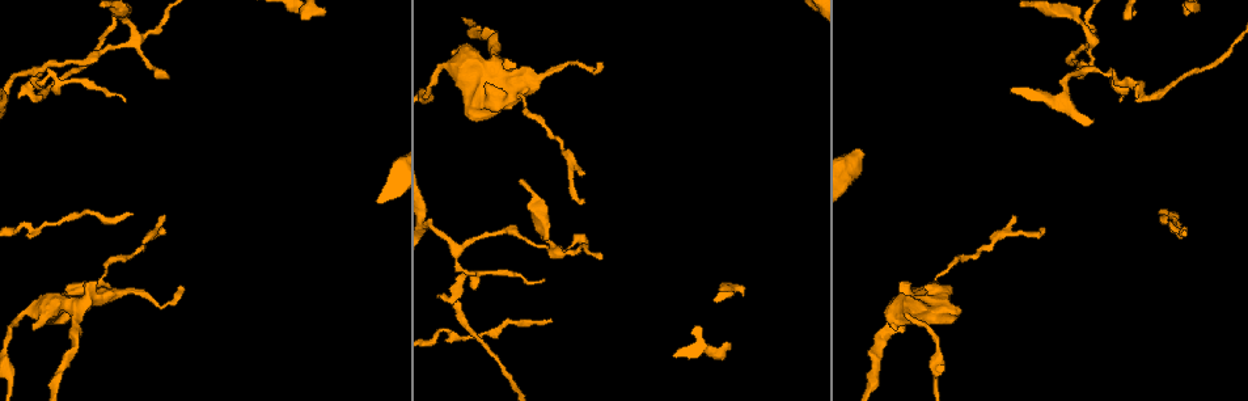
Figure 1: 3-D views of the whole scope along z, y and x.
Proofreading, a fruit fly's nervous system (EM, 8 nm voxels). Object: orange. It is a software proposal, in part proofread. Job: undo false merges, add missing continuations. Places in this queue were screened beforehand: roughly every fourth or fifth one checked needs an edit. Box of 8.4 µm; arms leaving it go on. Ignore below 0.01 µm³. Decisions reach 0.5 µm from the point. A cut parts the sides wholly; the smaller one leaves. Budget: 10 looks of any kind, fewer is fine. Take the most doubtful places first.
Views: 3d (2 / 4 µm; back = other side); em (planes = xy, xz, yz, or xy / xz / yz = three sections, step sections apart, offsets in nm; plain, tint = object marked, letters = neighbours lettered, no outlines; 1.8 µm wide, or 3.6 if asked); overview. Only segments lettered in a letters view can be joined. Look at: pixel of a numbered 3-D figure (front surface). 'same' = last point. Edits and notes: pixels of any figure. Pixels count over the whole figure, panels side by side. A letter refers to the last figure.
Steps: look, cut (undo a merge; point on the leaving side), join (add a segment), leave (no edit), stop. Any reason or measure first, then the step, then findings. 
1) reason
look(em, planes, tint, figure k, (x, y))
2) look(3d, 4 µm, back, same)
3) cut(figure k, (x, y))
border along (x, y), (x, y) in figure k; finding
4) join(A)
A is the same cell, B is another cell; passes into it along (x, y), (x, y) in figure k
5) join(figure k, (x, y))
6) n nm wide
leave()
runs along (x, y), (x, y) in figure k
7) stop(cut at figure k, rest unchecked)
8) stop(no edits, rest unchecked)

thin neck
look(3d, 4 µm, figure 1, (36, 67))

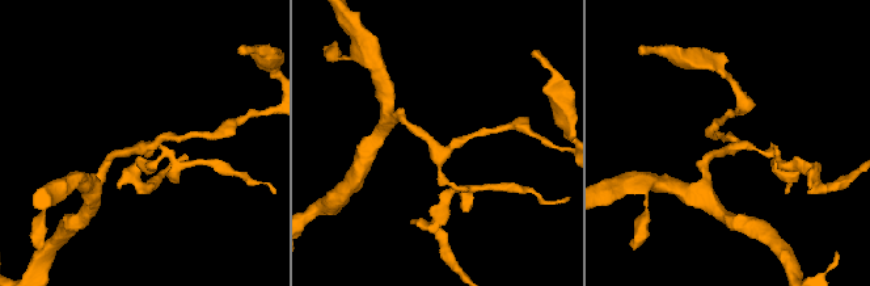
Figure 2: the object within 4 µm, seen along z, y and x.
4 arms
look(em, planes, letters, figure 2, (742, 142))

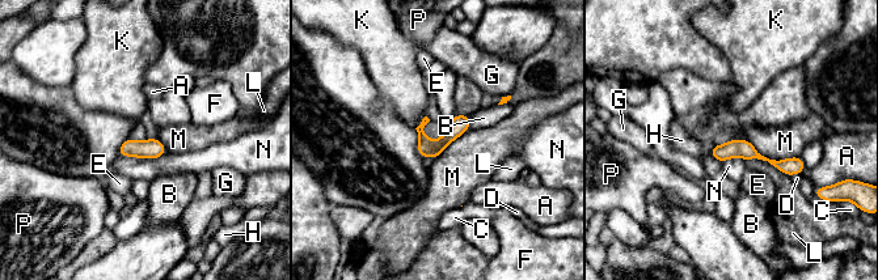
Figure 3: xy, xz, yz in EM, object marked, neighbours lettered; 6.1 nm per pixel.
leave()
A, B, C, D, E, F, G, H, K, L, M, N and P are other cells; runs along (714, 149), (744, 149), (800, 169) in figure 3; continuous, no second neuron

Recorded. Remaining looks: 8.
free end
look(em, planes, letters, figure 1, (1186, 14))

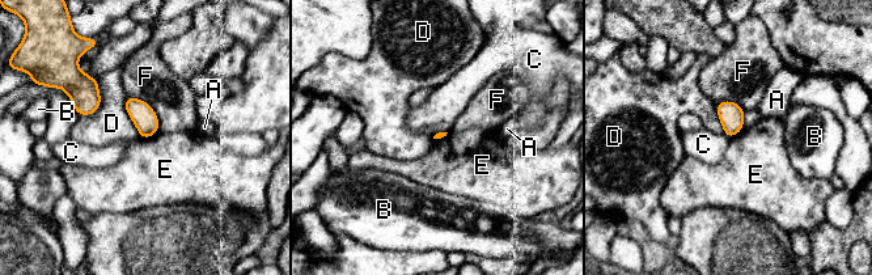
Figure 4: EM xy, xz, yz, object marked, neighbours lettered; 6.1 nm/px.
leave()
A, B, C, D, E and F are other cells; border along (157, 131), (149, 136), (140, 138) in figure 4; no lettered segment goes on from it

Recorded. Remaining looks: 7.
two arms at a narrow angle
look(em, xy, step 8, tint, figure 1, (473, 76))

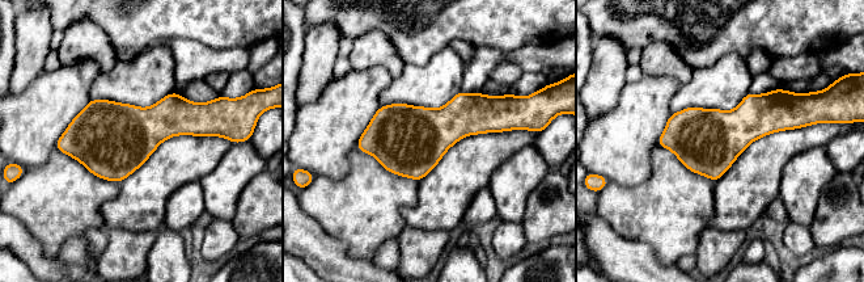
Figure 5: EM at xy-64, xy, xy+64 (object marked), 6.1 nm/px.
cut it another way
look(em, yz, step 4, letters, same)

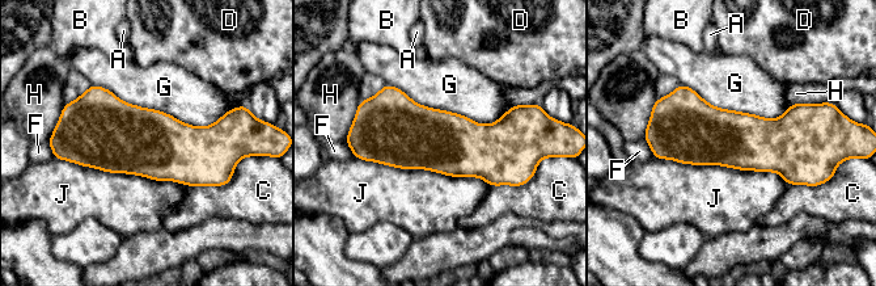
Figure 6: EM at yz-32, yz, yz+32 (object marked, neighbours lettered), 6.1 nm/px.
leave()
A, B, C, D, F, G, H and J are other cells; all the same neuron

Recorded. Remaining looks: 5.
tapers out
look(3d, 2 µm, figure 1, (586, 241))

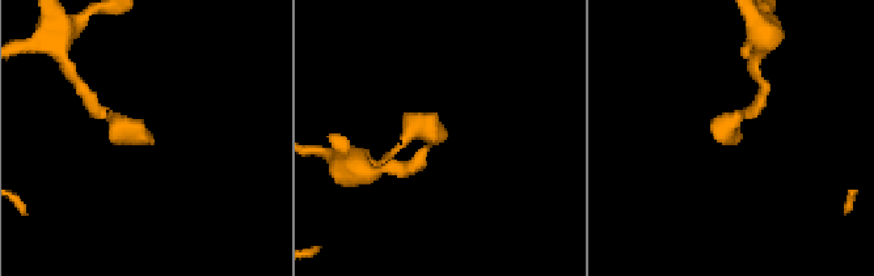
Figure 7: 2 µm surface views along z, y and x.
look(em, yz, step 8, tint, figure 7, (734, 143))

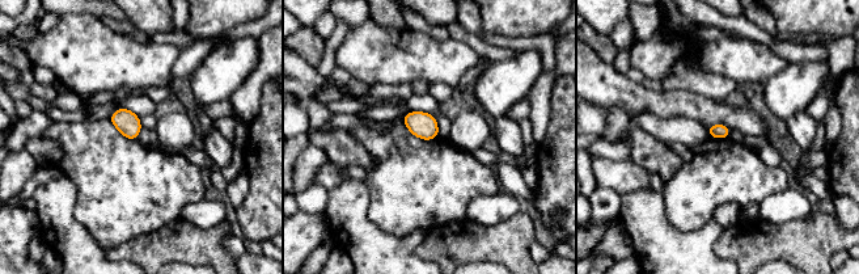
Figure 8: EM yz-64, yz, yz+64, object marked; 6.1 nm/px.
look(em, yz, step 8, letters, same)

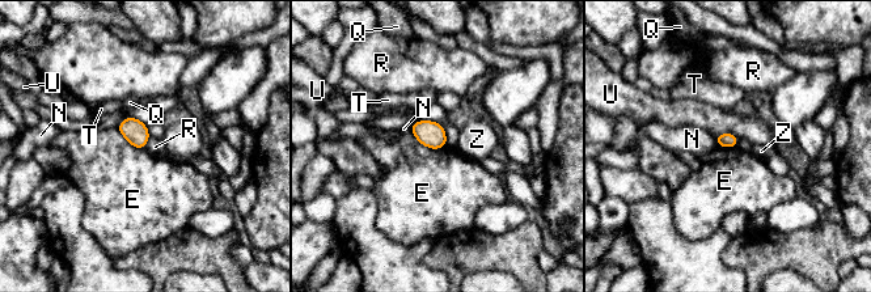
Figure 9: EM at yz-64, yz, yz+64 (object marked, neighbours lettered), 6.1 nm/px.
leave()
E, N, Q, R, T, U and Z are other cells; border along (409, 130), (430, 148), (445, 147) in figure 9; none of them fits

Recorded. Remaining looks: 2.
stop(no edits, rest unchecked)

